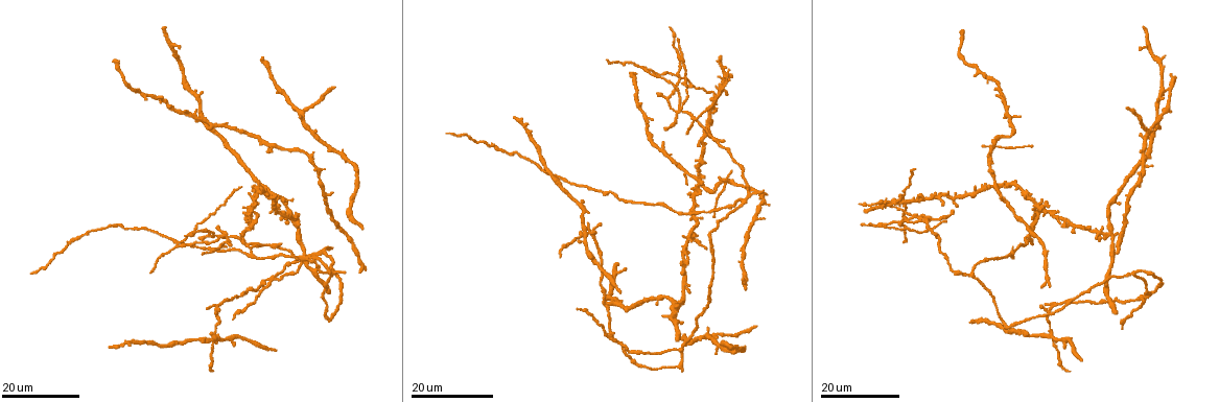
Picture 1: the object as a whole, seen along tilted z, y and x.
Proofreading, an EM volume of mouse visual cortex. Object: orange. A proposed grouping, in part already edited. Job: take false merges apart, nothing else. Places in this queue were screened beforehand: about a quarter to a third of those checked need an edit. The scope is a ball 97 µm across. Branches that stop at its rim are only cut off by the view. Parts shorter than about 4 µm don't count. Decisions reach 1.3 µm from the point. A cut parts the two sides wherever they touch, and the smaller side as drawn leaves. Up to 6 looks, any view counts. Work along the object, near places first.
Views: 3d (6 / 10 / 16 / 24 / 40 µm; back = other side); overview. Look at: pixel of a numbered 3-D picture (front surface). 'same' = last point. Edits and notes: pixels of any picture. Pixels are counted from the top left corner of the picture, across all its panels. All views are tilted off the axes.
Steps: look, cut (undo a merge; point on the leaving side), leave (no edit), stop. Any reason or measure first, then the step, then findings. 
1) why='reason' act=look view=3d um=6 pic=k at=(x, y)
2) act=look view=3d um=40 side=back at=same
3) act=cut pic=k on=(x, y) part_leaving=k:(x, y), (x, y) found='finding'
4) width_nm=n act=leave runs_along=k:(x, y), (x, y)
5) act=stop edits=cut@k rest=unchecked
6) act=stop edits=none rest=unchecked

why='four or more arms meet' act=look view=3d um=24 pic=1 at=(1111, 234)

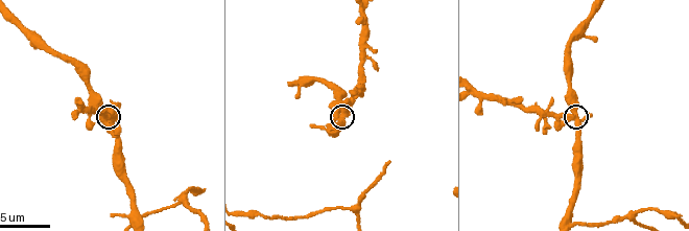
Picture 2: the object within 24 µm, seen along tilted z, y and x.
act=look view=3d um=10 pic=2 at=(342, 115)

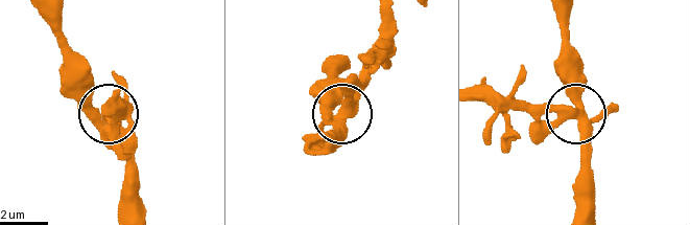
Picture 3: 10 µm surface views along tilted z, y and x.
side_arm_um=71 act=cut pic=3 on=(546, 111) part_leaving=3:(580, 116), (531, 110), (503, 95), (480, 92) found='two neurons meet here'

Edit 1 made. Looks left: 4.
act=look view=3d um=24 pic=1 at=(270, 279)

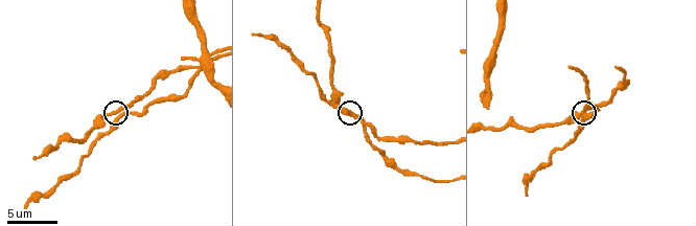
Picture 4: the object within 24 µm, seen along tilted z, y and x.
why='zoom in' act=look view=3d um=10 pic=4 at=(119, 119)

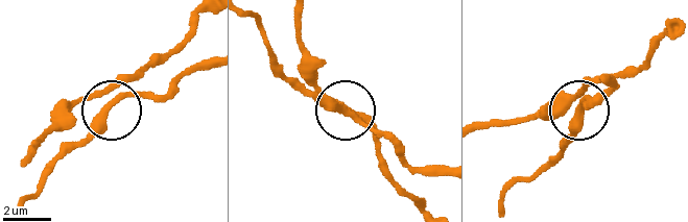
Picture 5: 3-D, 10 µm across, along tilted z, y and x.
arms=3 act=leave found='continuous, no second neuron'

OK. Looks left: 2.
why='looks like a crossing' act=look view=3d um=24 pic=1 at=(925, 232)

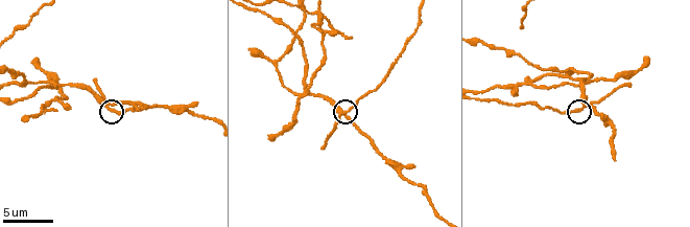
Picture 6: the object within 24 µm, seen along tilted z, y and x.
why='zoom in' act=look view=3d um=6 pic=6 at=(581, 110)

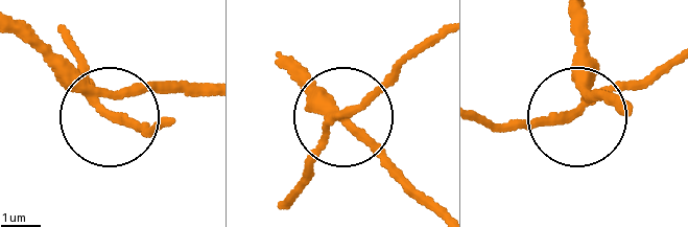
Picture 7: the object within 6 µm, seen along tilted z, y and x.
arms=4 act=cut pic=7 on=(125, 119) part_leaving=7:(94, 97), (136, 123), (166, 125) found='two neurons meet here'

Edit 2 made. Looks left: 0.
act=stop edits=cut@3,cut@7 rest=unchecked

